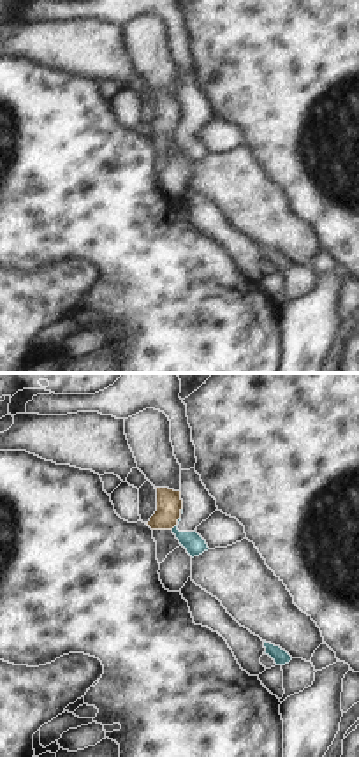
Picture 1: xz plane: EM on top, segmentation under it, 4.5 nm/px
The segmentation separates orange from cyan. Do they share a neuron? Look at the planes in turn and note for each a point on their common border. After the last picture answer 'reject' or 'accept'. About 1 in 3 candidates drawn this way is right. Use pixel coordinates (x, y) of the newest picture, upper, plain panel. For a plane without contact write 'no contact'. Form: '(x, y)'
(176, 129)

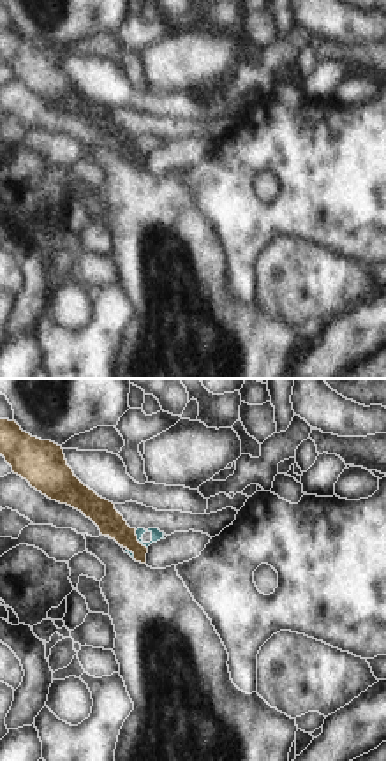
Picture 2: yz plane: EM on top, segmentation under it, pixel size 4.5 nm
(136, 145)

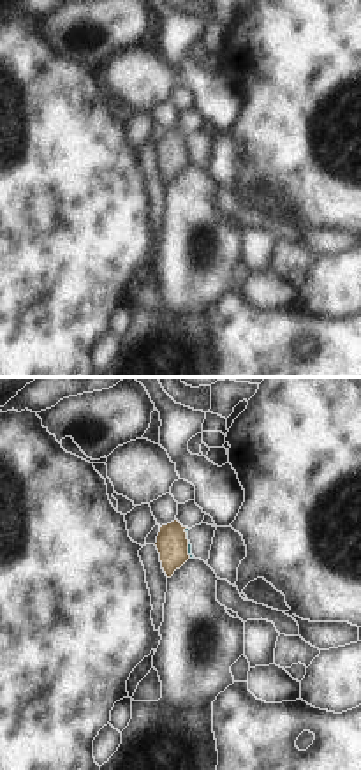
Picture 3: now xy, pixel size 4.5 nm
(187, 148)

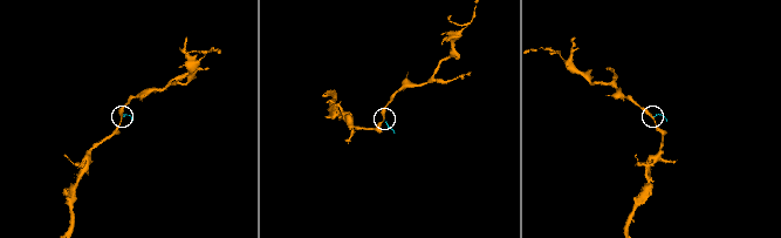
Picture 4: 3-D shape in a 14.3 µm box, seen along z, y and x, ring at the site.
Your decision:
reject

